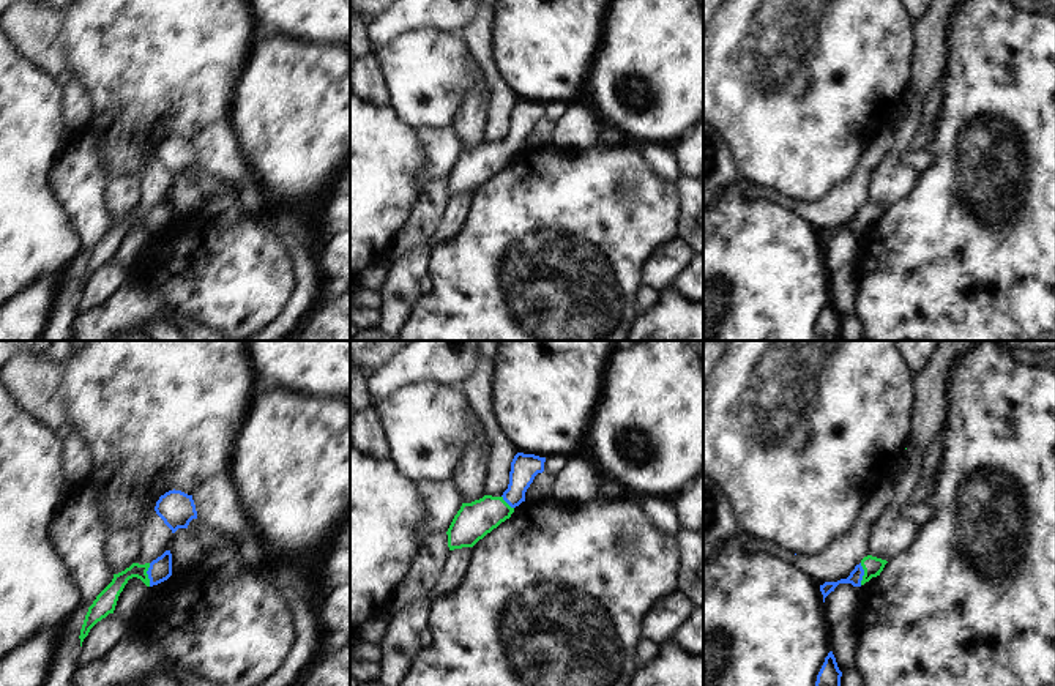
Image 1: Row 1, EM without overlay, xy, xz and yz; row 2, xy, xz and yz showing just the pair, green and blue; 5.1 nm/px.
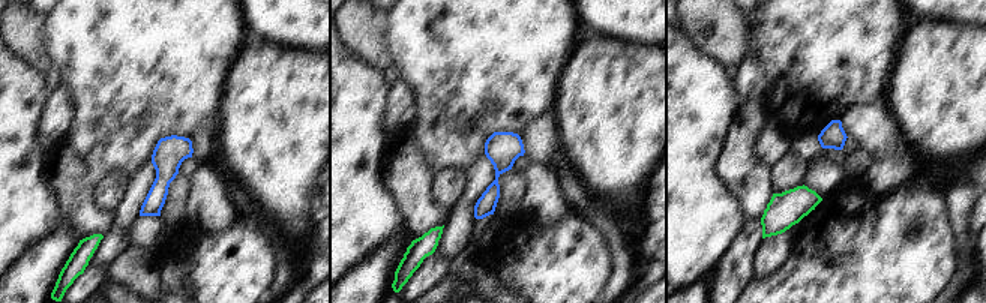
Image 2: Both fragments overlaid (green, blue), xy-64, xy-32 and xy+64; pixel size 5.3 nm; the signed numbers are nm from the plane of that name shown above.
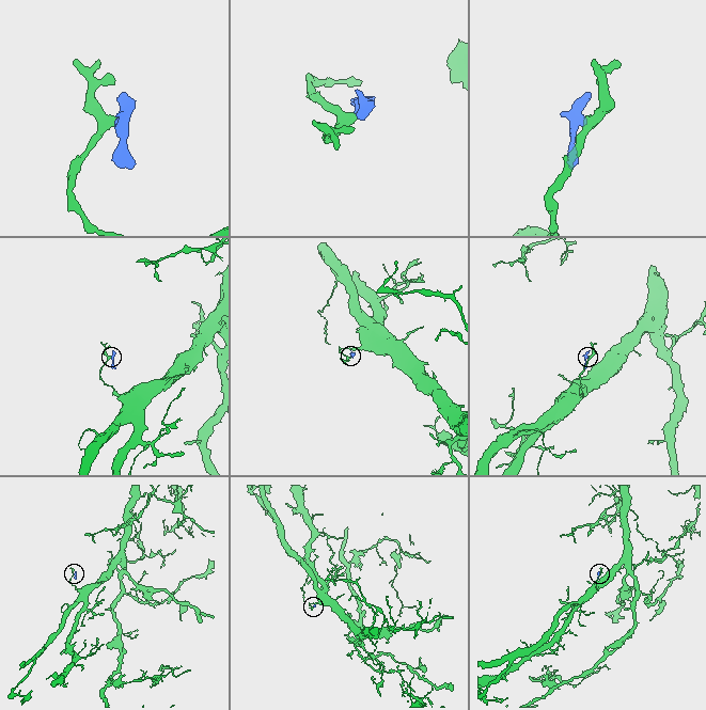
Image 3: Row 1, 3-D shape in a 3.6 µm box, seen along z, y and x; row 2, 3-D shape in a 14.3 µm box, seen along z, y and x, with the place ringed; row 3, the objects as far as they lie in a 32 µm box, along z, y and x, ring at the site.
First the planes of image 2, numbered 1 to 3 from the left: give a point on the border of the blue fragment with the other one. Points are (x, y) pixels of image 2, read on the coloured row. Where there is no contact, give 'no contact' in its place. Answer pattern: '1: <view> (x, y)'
1: no contact
2: no contact
3: no contact

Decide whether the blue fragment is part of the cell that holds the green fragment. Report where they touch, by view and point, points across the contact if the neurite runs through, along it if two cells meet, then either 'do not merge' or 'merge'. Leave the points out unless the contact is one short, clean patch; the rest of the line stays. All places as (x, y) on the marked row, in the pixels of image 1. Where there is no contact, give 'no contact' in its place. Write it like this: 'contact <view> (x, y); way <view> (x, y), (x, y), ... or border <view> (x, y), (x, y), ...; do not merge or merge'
contact xy (147, 574); way xy (106, 601), (130, 573), (147, 574), (160, 570); merge

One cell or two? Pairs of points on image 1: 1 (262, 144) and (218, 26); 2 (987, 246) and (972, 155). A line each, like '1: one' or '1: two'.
1: two
2: one

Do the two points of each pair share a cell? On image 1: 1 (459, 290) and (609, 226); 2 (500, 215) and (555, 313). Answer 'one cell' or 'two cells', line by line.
1: one cell
2: one cell

